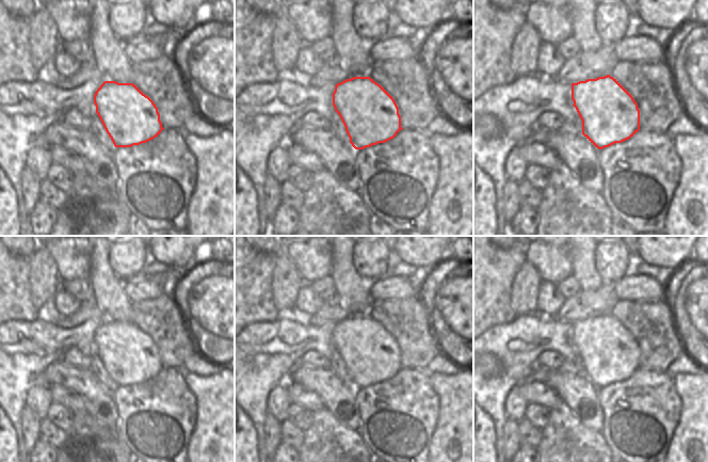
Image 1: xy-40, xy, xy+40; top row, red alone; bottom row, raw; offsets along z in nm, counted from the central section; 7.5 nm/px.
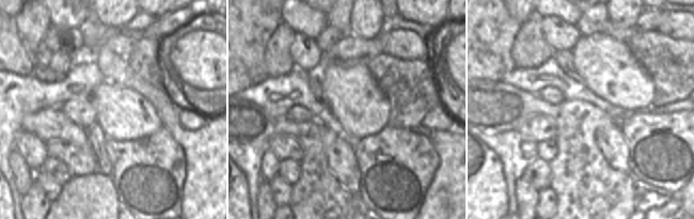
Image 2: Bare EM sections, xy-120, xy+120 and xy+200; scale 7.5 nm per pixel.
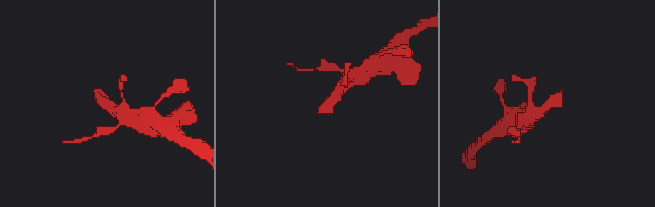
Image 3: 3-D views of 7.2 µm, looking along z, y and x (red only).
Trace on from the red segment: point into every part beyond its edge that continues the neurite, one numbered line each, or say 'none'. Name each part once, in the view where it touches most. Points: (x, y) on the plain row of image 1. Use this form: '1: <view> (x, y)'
1: xy+40 (653, 325)

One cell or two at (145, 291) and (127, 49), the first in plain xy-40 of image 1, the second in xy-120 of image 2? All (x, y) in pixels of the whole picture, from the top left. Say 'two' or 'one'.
one

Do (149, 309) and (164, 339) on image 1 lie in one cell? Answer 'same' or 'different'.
same

